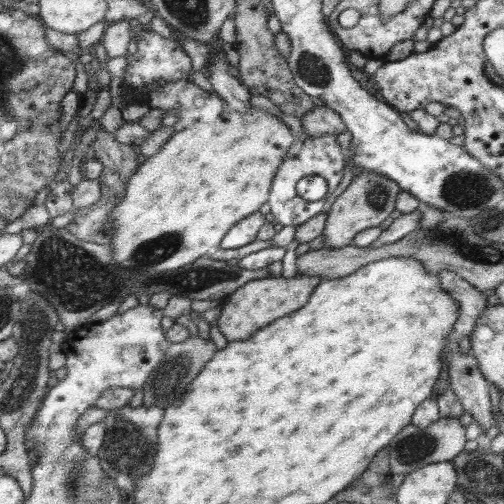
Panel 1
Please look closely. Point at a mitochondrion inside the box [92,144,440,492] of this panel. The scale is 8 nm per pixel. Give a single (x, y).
(123, 455)

